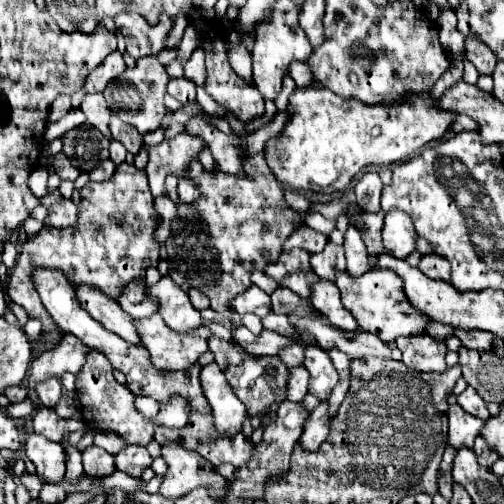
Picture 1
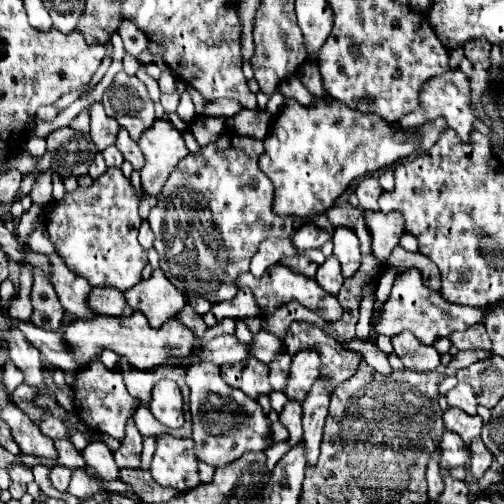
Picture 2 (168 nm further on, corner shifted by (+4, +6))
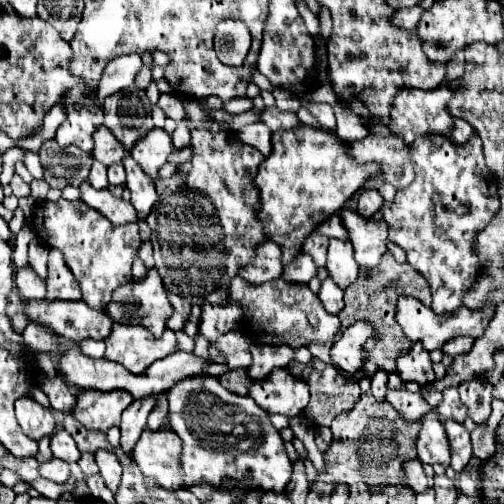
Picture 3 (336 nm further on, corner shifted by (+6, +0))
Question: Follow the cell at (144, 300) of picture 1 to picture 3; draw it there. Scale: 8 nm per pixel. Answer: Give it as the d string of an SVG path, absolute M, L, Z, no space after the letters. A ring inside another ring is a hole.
M30 300L26 306L26 316L32 322L46 324L54 328L56 334L80 342L82 338L106 338L112 330L110 316L104 310L92 310L86 302L48 302Z

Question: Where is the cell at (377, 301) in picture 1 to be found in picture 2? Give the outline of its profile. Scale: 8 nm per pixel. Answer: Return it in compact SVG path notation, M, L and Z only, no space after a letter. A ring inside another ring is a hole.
M410 268L408 272L402 272L394 280L390 298L384 304L380 320L374 324L374 328L378 334L386 334L386 336L396 336L404 330L410 330L420 340L424 340L424 344L434 344L438 338L450 336L450 332L456 330L462 332L472 324L480 324L482 320L484 320L484 312L480 308L448 304L446 300L442 300L440 294L434 294L428 288L424 288L424 282L420 280L420 272L414 272L414 268Z

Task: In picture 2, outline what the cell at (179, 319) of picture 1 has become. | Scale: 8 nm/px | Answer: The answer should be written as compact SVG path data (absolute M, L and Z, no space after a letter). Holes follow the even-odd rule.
M160 268L154 270L148 280L142 280L134 288L126 290L124 300L132 310L142 312L150 320L152 328L160 328L186 304L186 296L170 284Z

